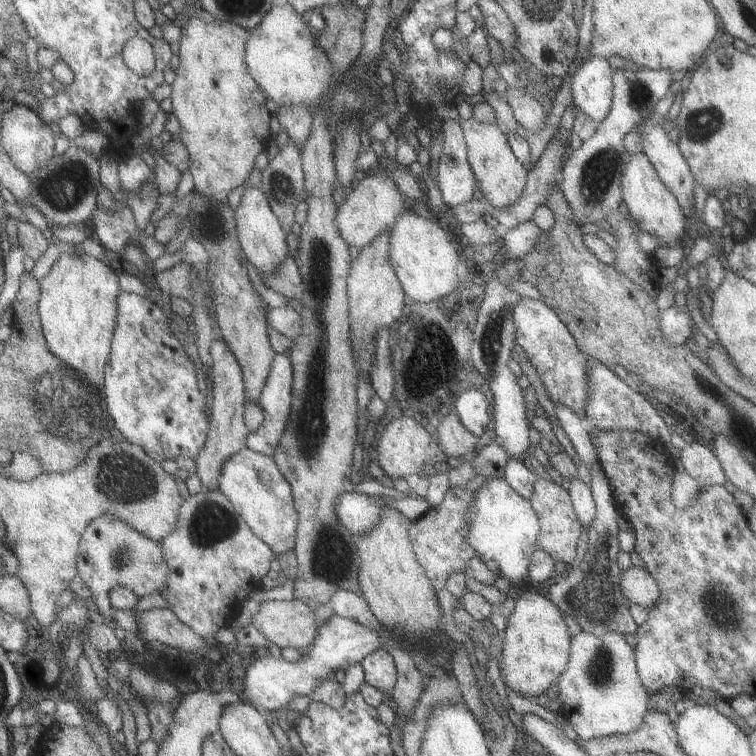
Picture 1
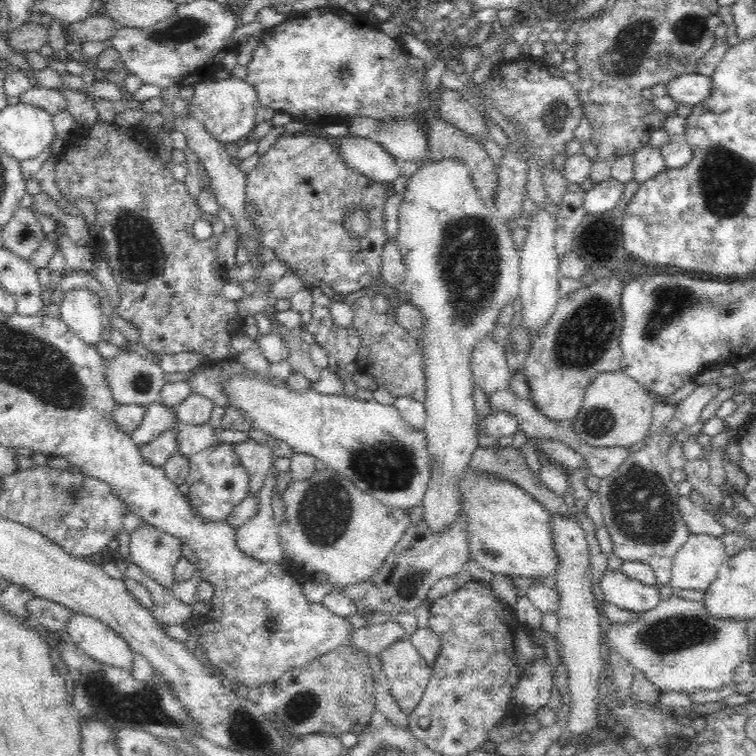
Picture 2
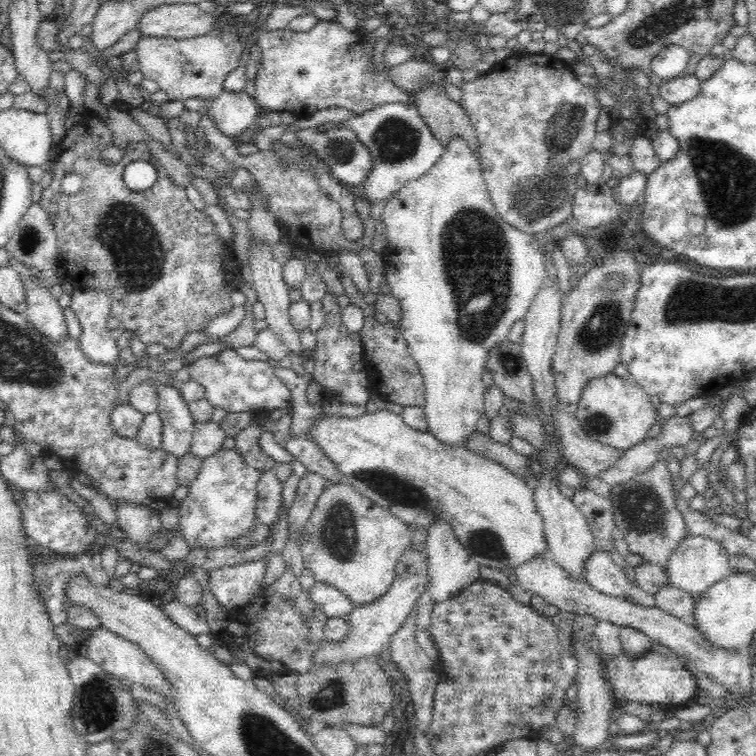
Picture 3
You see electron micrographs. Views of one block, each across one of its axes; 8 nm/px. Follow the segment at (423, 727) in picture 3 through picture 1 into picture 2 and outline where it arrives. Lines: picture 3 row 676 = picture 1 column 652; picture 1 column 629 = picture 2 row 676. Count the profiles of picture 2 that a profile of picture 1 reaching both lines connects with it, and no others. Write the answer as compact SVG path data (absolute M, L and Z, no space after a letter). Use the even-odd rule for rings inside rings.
M405 638L392 643L379 654L381 670L390 685L388 691L409 715L420 704L426 685L431 677L431 668L420 656L411 640Z

